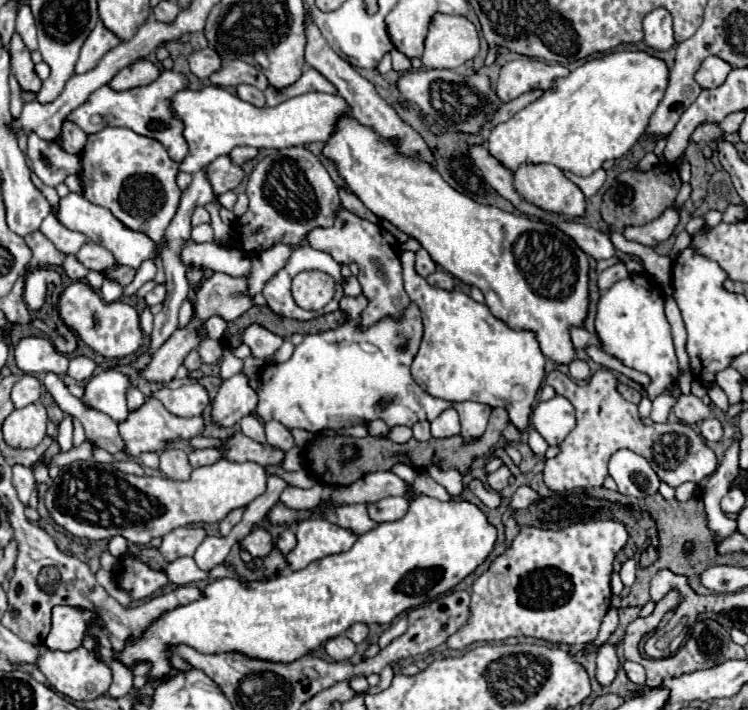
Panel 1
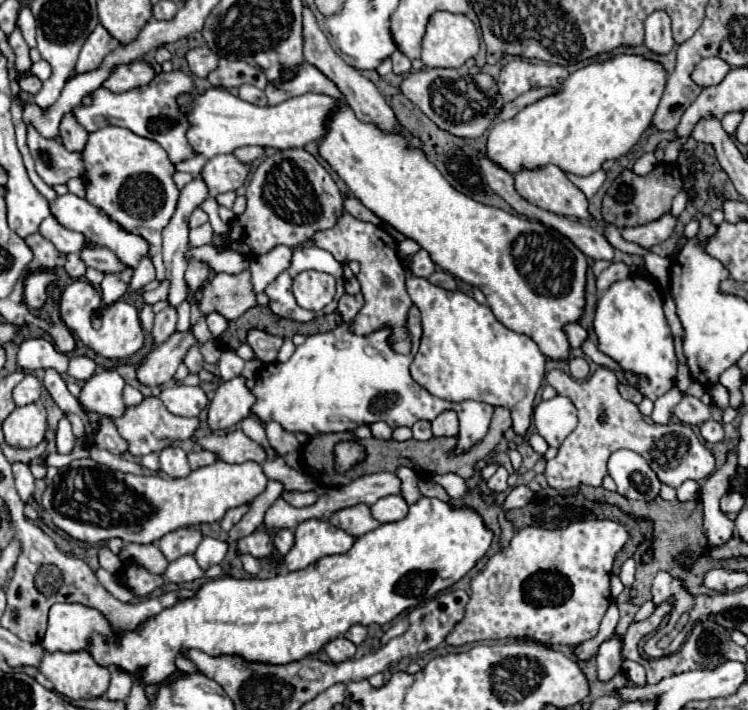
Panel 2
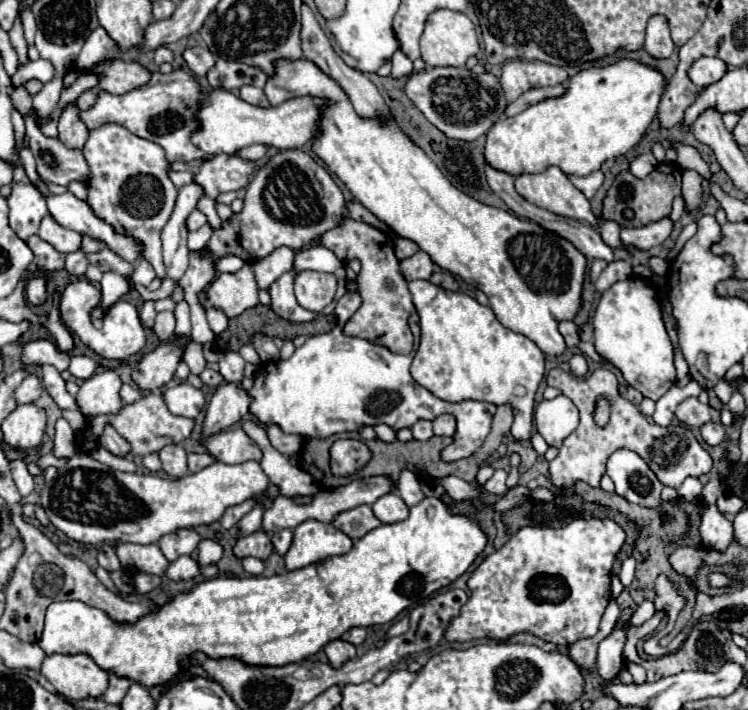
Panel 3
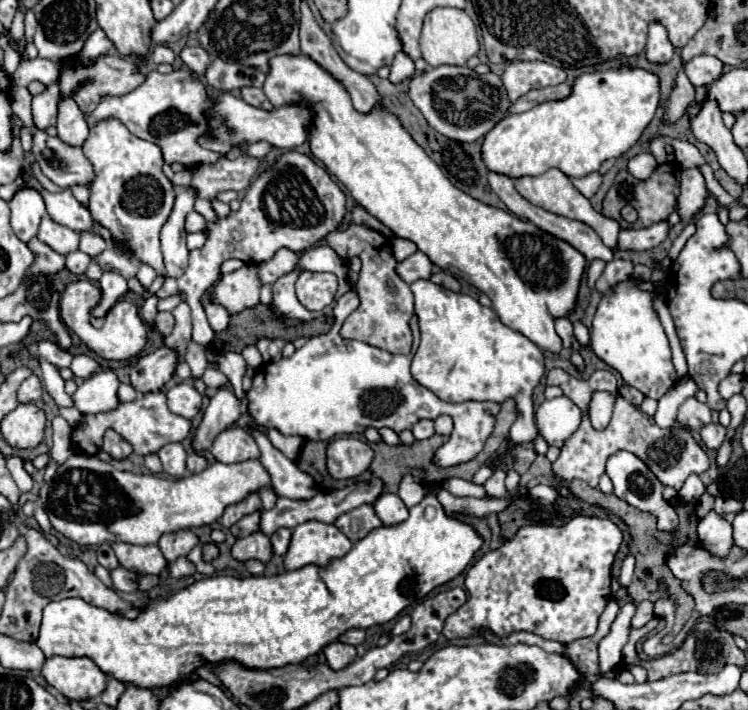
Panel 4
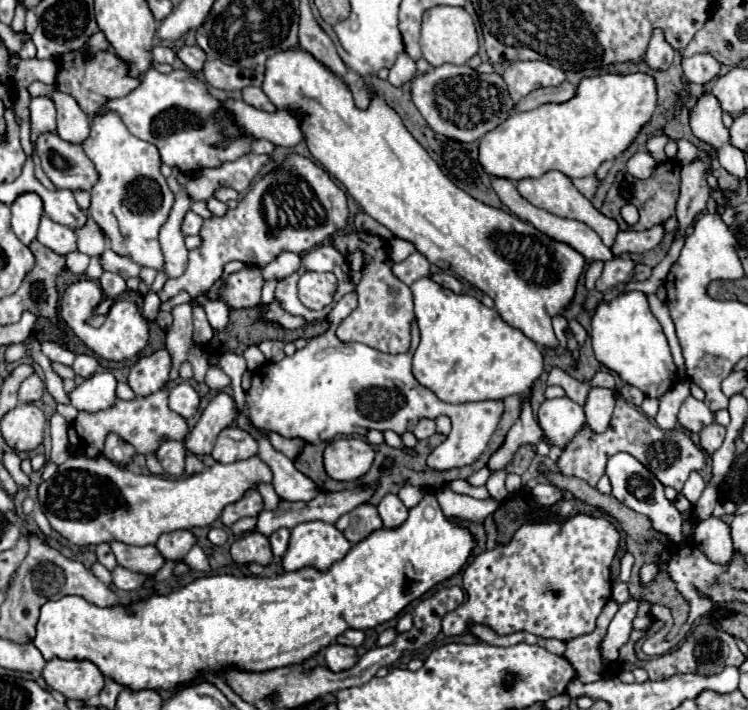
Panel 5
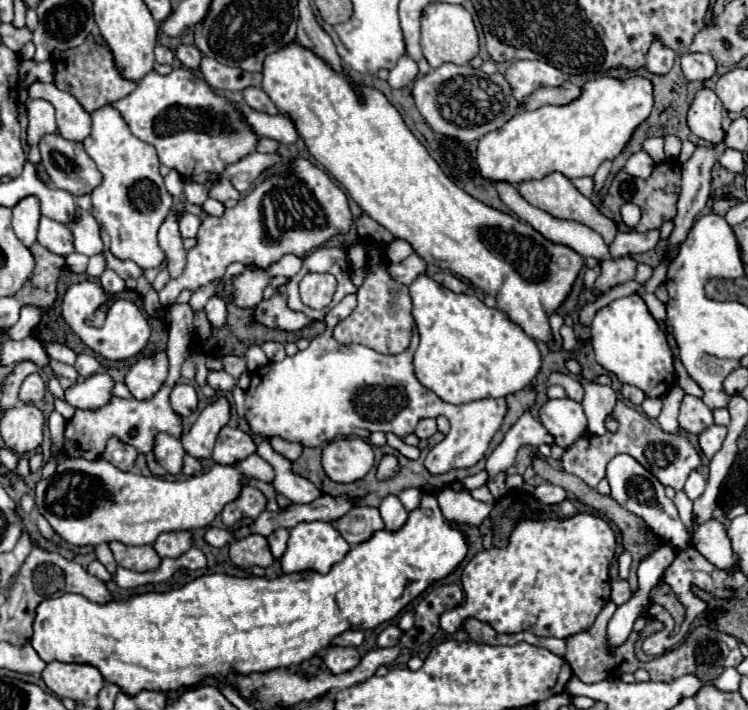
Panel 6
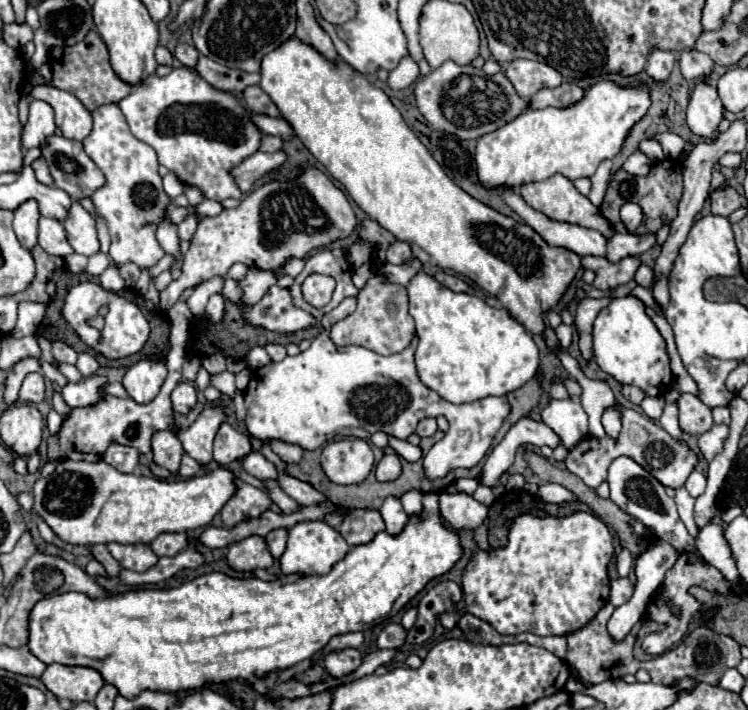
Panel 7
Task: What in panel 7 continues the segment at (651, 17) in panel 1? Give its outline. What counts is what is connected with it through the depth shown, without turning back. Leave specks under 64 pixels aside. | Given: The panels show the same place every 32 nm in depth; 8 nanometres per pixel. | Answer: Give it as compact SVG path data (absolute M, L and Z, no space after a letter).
M652 48L650 56L648 56L648 62L646 62L646 72L654 78L654 80L660 80L664 82L674 66L674 52L670 50L660 50L660 48Z

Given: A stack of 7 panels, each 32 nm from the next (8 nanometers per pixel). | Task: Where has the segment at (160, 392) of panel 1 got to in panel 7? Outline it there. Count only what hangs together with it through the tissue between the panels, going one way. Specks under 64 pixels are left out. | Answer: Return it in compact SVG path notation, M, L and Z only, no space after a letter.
M180 382L172 390L172 408L180 414L188 414L196 406L196 388L190 382Z

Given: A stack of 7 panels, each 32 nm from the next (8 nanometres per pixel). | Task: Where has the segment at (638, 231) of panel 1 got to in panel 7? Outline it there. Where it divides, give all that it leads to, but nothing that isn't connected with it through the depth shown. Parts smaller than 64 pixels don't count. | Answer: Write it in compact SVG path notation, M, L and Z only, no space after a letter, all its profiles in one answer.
M626 232L626 234L614 234L614 238L608 242L608 260L618 262L620 258L626 256L640 256L646 250L650 250L656 244L656 234L636 234L636 232Z

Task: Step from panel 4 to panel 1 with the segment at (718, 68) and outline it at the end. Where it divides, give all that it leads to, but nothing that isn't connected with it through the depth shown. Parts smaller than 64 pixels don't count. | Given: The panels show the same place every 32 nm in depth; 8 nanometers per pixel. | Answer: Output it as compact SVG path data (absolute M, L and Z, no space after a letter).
M710 56L708 60L704 60L704 64L700 66L694 78L700 84L700 88L718 88L724 84L730 70L732 66L728 62L720 60L718 56Z

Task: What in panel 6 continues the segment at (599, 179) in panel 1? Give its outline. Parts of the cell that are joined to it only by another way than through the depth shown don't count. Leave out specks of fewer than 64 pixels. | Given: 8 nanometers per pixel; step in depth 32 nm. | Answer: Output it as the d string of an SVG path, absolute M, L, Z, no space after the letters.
M576 178L576 180L572 180L572 184L574 184L586 198L592 198L592 194L594 194L594 180L592 180L592 178Z

